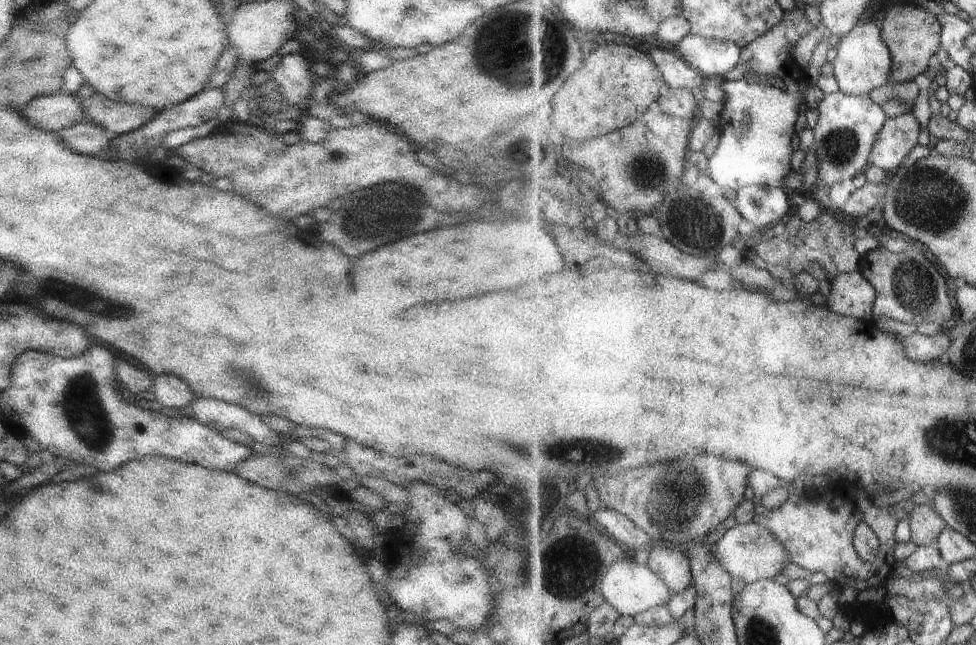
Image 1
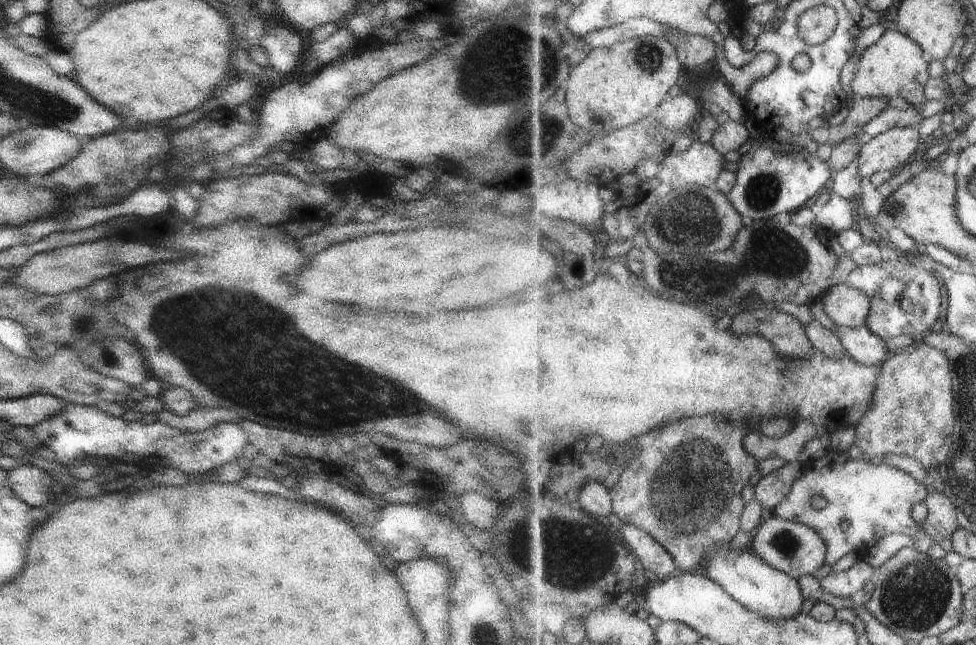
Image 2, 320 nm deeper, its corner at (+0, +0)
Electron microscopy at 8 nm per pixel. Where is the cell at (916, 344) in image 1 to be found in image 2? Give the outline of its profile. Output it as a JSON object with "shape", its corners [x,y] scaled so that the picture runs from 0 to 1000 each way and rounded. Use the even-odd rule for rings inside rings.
{"shape":[[[938,526],[926,540],[925,547],[909,555],[903,564],[901,589],[903,595],[899,598],[899,626],[894,626],[885,651],[878,656],[878,685],[875,688],[884,702],[885,710],[904,715],[907,705],[918,704],[939,710],[949,727],[960,716],[964,722],[975,701],[980,651],[983,648],[972,553],[964,541],[948,533],[945,526]]]}

